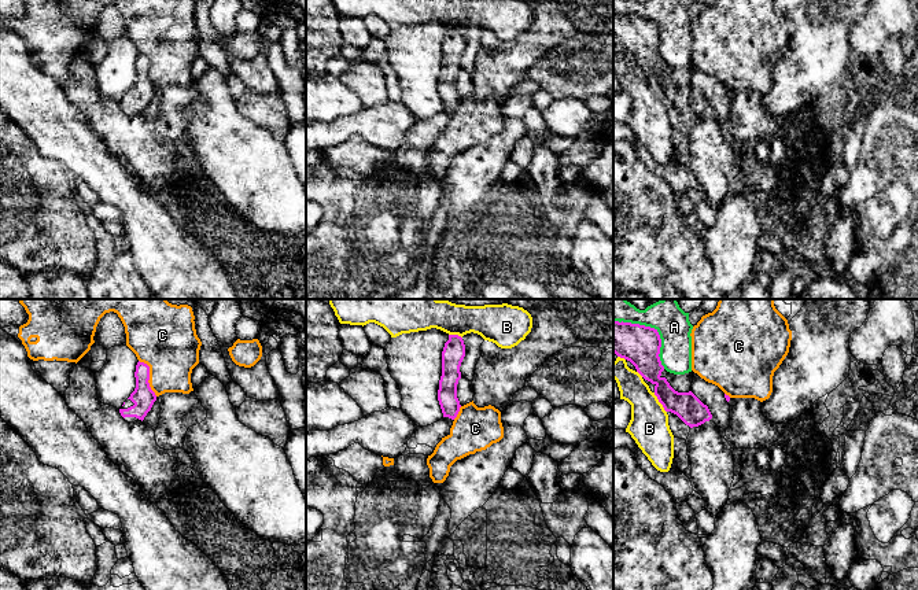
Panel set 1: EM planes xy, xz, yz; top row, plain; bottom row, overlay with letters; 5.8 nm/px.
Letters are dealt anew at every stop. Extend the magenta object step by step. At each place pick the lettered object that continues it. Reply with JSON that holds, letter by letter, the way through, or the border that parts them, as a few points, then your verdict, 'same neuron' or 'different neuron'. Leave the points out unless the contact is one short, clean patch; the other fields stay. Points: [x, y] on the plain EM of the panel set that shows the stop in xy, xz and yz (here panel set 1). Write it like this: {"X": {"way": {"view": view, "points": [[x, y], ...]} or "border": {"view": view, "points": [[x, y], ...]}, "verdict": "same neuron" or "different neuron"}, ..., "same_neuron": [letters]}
{"A": {"verdict": "different neuron"}, "B": {"border": {"view": "yz", "points": [[653, 85], [666, 104]]}, "verdict": "different neuron"}, "C": {"border": {"view": "xy", "points": [[139, 52], [148, 59], [148, 78], [157, 88]]}, "verdict": "different neuron"}, "same_neuron": []}

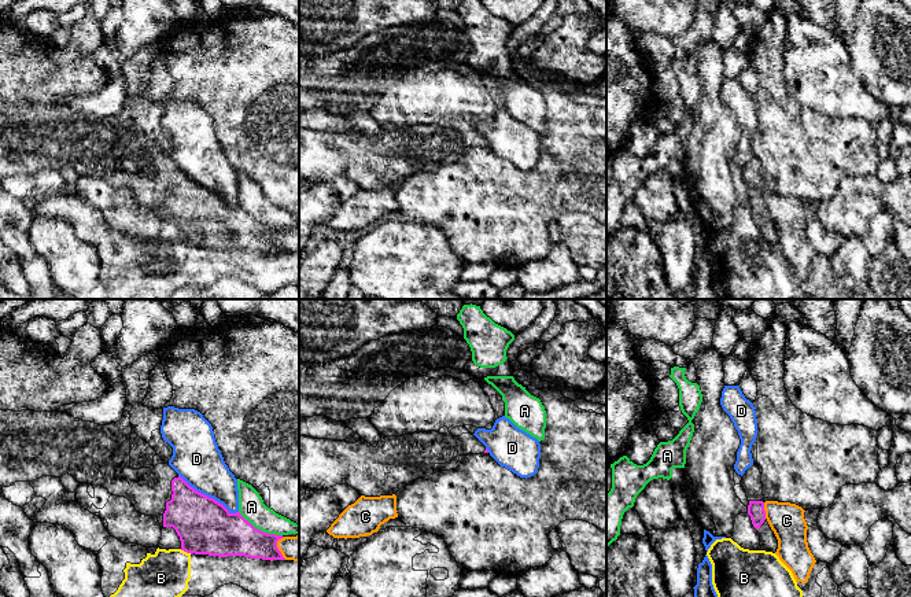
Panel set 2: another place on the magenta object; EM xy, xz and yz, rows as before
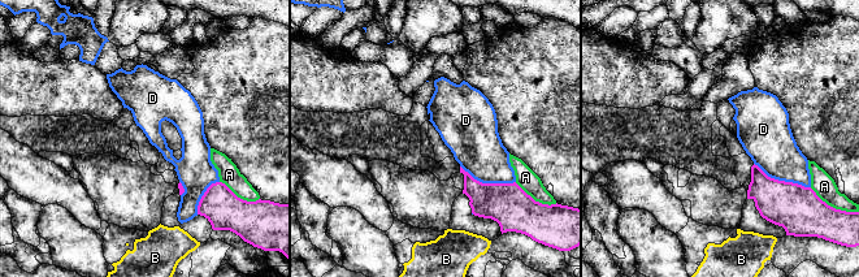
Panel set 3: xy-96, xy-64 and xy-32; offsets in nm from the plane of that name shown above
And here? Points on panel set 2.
{"A": {"verdict": "different neuron"}, "B": {"border": {"view": "xy", "points": [[180, 242], [191, 246]]}, "verdict": "different neuron"}, "C": {"verdict": "different neuron"}, "D": {"verdict": "different neuron"}, "same_neuron": []}

